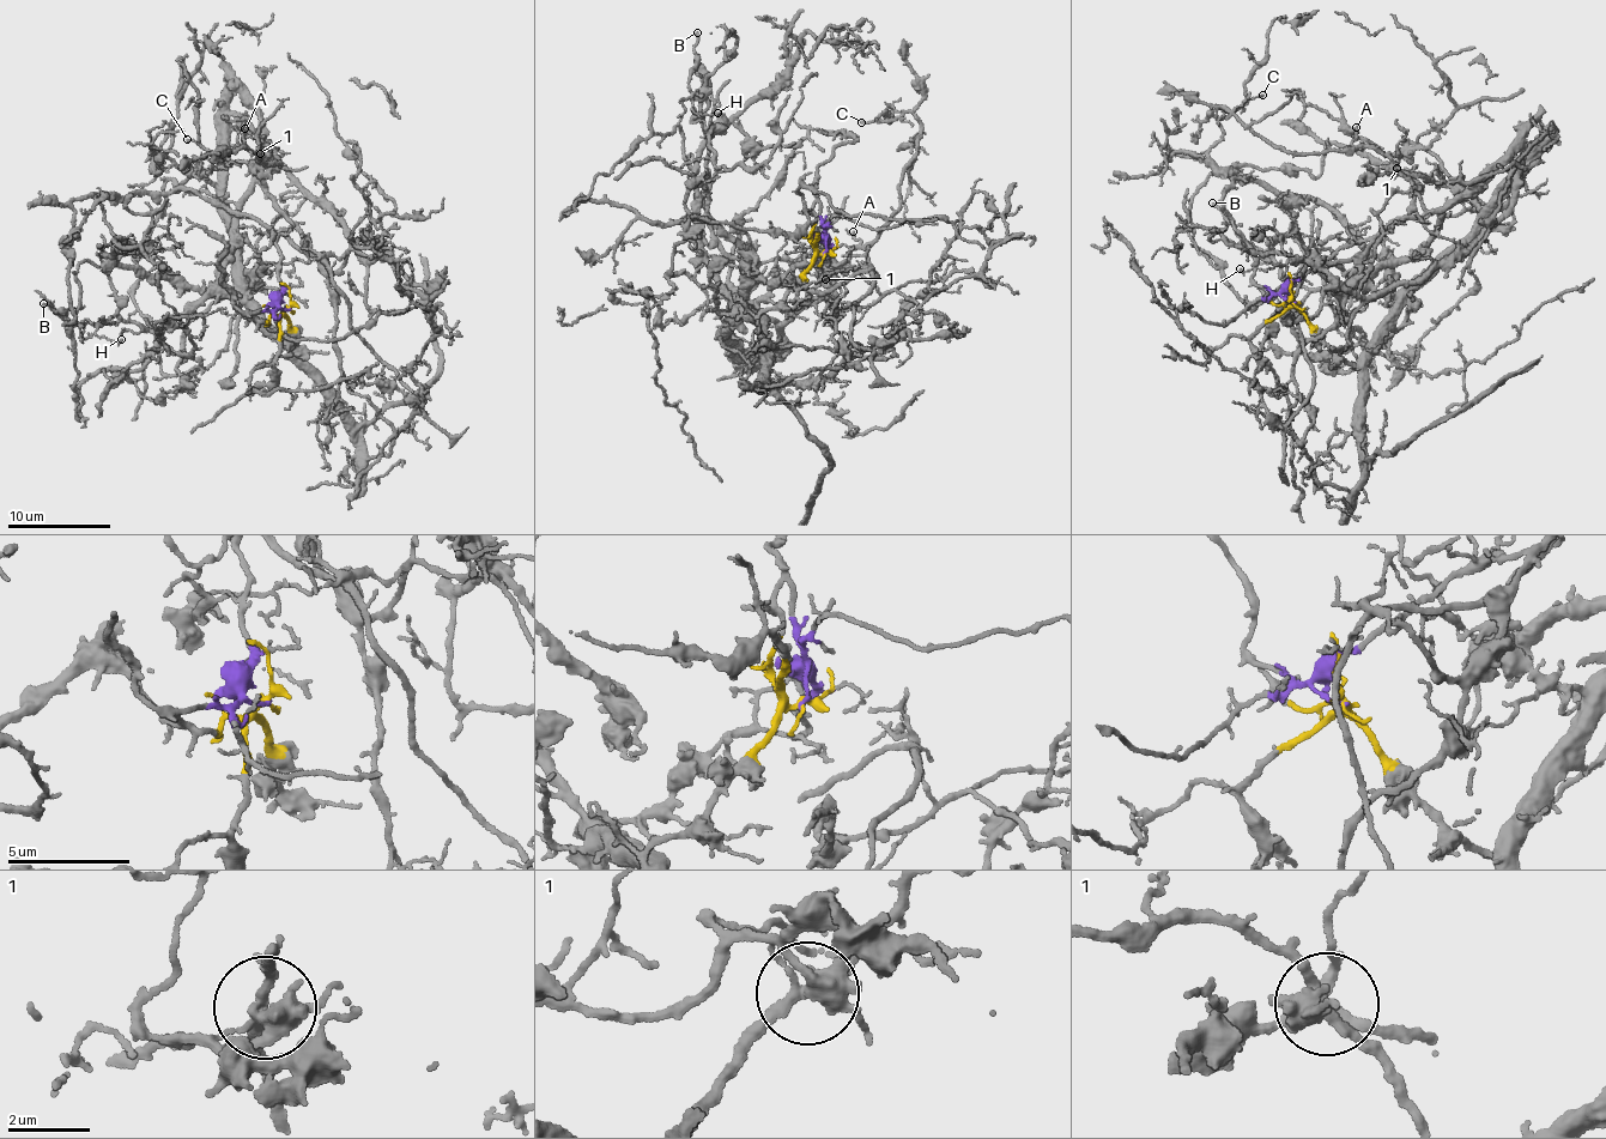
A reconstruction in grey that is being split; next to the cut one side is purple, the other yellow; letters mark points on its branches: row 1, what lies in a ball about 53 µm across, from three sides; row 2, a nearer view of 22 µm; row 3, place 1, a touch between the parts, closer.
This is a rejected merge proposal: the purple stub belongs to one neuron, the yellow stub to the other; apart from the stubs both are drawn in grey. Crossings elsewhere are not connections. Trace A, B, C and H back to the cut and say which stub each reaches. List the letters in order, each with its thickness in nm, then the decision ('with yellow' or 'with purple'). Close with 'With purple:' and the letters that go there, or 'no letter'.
A: 80 nm | with purple
B: 170 nm | with purple
C: 120 nm | with purple
H: 130 nm | with purple
With purple: A, B, C, H

